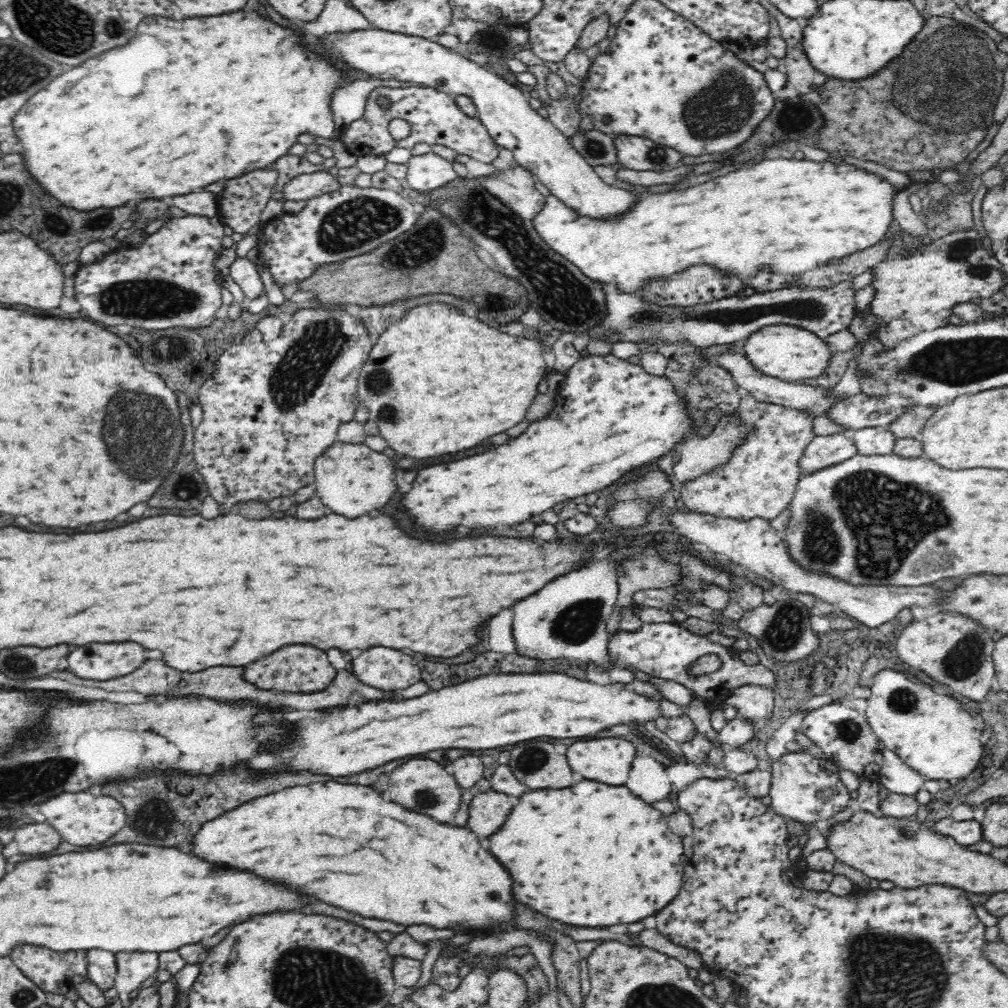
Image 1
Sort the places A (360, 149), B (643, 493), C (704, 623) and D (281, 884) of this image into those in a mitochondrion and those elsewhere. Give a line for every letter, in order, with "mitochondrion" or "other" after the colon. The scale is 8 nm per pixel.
A: other
B: mitochondrion
C: other
D: other

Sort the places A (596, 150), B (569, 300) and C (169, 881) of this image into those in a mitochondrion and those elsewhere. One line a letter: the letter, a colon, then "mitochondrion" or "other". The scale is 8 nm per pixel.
A: mitochondrion
B: mitochondrion
C: other

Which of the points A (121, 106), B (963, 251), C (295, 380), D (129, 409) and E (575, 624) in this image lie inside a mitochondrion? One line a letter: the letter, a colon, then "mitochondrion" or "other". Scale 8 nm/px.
A: other
B: mitochondrion
C: mitochondrion
D: mitochondrion
E: mitochondrion

